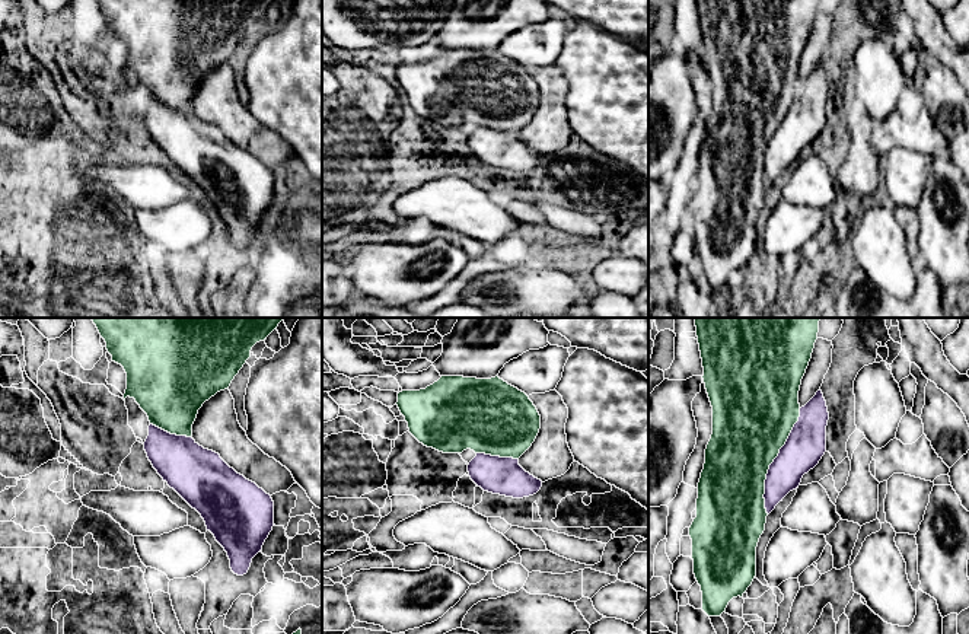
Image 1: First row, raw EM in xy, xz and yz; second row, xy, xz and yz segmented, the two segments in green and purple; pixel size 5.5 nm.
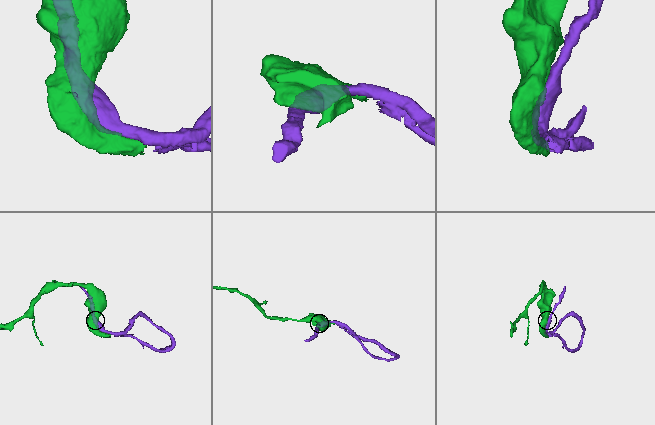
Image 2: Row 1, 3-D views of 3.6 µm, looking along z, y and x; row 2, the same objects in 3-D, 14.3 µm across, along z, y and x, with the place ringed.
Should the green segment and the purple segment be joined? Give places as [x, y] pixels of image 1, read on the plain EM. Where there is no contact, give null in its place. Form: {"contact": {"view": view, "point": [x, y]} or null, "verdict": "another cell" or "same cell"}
{"contact": {"view": "yz", "point": [773, 134]}, "verdict": "same cell"}

